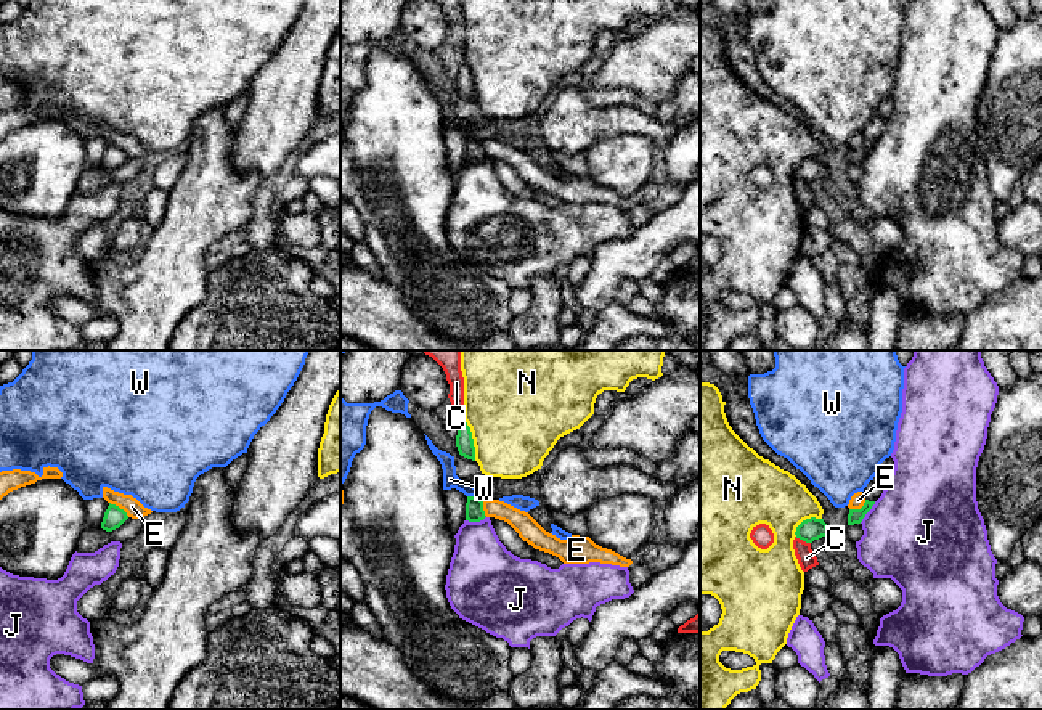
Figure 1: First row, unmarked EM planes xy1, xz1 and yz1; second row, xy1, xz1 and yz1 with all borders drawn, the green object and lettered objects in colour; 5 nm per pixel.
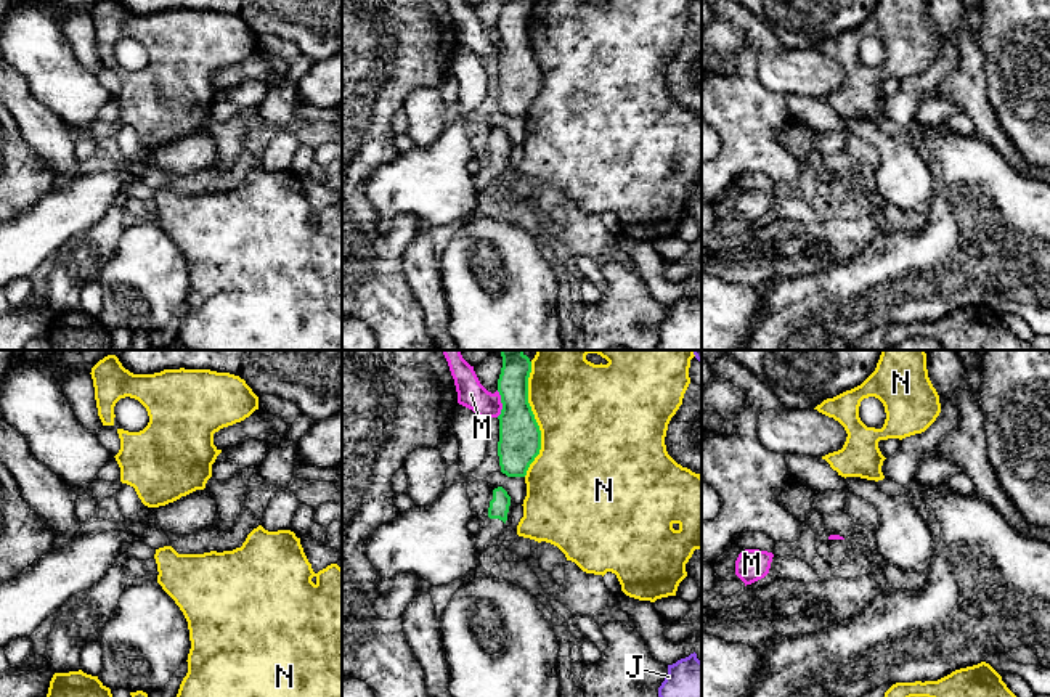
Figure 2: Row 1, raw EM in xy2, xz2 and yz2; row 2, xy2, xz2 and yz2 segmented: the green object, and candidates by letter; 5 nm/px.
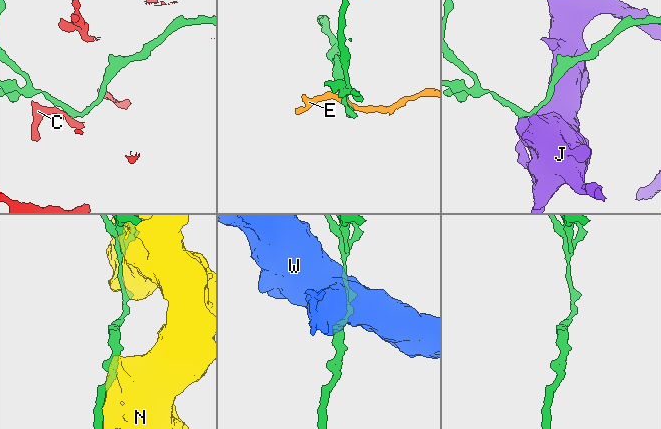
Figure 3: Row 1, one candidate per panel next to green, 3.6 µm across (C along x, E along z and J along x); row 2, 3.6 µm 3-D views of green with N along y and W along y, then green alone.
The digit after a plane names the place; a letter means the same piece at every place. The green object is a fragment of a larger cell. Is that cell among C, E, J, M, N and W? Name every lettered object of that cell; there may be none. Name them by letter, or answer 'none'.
none

